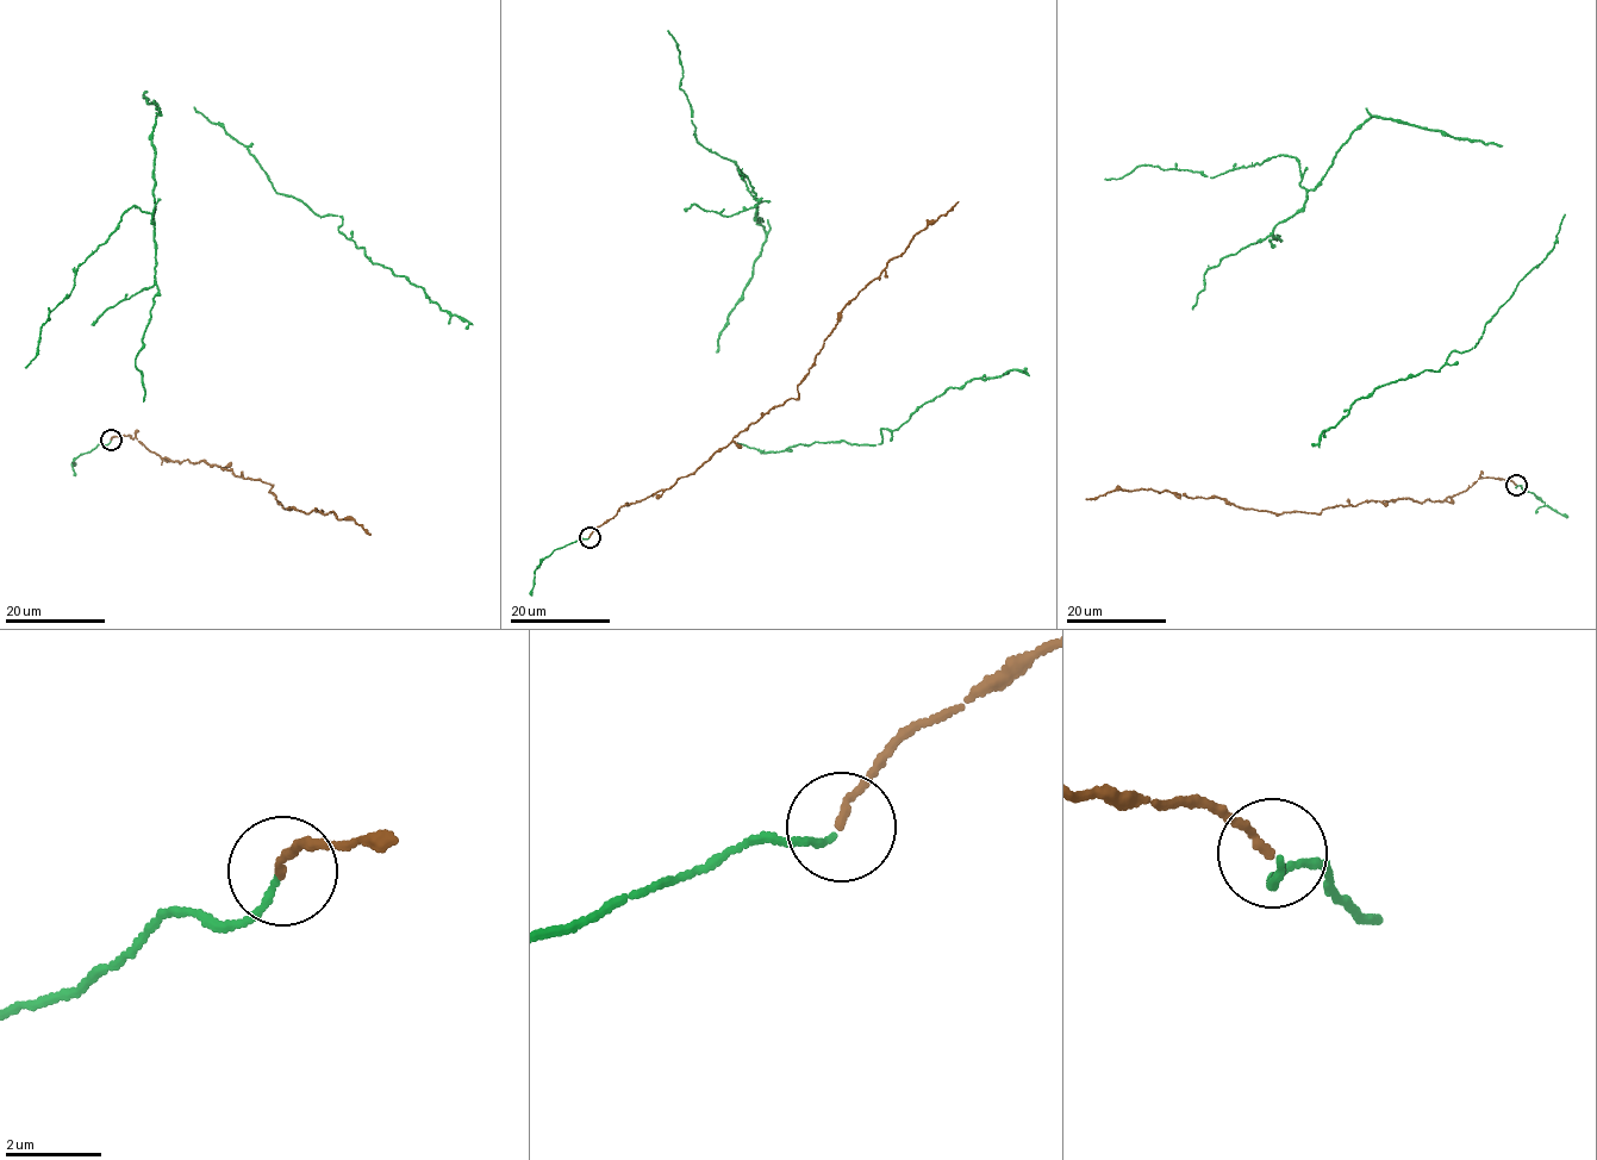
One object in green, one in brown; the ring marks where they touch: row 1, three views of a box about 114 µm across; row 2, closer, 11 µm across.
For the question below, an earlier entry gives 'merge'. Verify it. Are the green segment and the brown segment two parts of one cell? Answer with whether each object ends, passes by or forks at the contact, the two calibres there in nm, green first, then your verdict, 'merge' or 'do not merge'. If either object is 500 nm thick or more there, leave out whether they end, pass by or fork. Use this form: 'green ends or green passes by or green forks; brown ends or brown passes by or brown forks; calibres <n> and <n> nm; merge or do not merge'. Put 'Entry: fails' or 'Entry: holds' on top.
Entry: holds
green ends; brown ends; calibres 120 and 150 nm; merge

